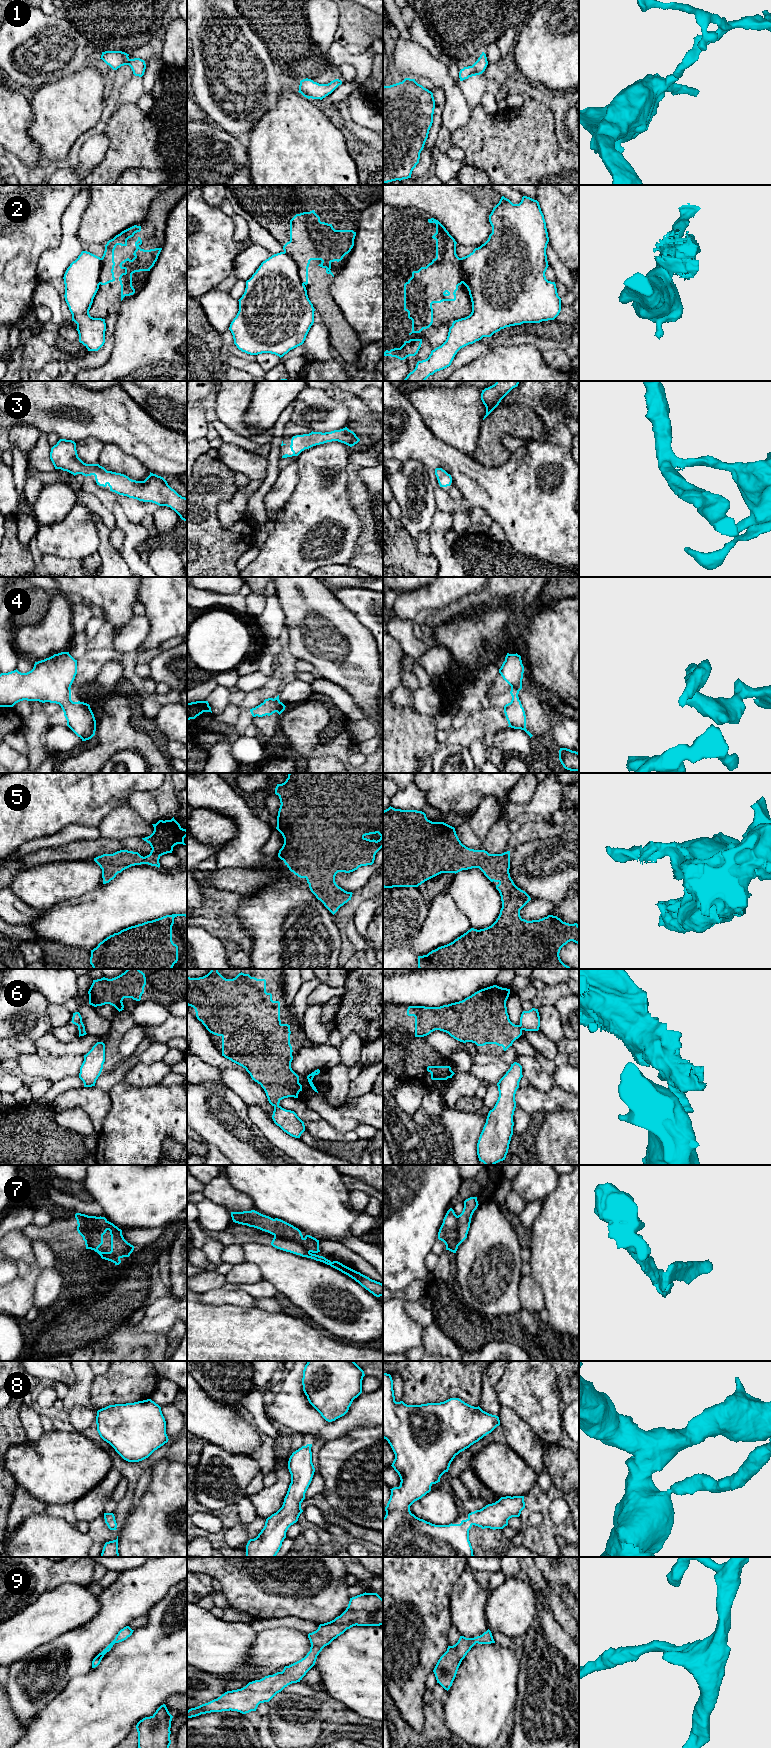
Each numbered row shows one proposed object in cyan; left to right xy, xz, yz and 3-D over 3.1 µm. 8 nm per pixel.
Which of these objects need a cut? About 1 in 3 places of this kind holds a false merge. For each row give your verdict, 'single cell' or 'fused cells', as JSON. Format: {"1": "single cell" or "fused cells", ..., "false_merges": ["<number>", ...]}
{"1": "single cell", "2": "fused cells", "3": "single cell", "4": "single cell", "5": "single cell", "6": "fused cells", "7": "fused cells", "8": "single cell", "9": "single cell", "false_merges": ["2", "6", "7"]}

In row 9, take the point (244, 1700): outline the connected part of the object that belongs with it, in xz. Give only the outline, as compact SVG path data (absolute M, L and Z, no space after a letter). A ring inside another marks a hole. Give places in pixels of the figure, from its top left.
M363 1593L350 1598L346 1610L334 1620L320 1624L318 1629L308 1634L311 1643L310 1651L301 1660L285 1666L282 1672L265 1676L260 1680L249 1682L245 1687L237 1690L227 1691L217 1699L187 1711L187 1718L199 1716L201 1714L222 1711L237 1711L242 1714L256 1711L260 1703L269 1702L277 1693L292 1683L302 1680L306 1673L315 1665L317 1656L322 1649L329 1645L334 1639L343 1634L353 1626L380 1626L383 1625L383 1599L377 1593Z

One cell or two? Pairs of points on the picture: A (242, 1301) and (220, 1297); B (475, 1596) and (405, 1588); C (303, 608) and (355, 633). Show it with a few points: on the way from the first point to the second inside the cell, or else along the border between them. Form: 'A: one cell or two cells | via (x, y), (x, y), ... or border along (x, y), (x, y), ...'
A: one cell | via (237, 1298), (225, 1297)
B: two cells | border along (462, 1572), (451, 1591), (451, 1617)
C: one cell | via (316, 610), (330, 619), (342, 631)

